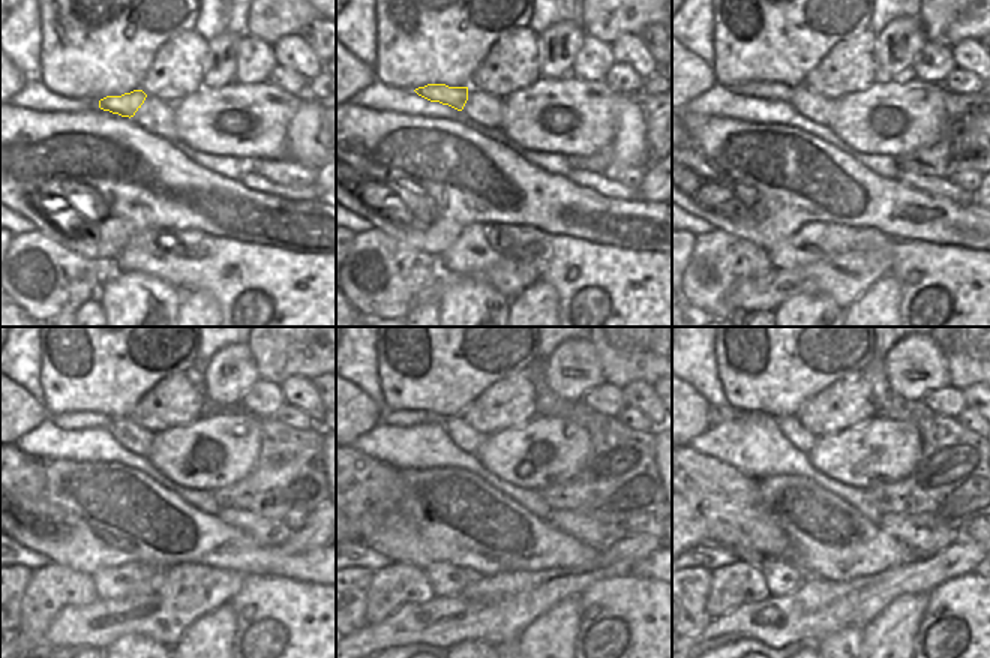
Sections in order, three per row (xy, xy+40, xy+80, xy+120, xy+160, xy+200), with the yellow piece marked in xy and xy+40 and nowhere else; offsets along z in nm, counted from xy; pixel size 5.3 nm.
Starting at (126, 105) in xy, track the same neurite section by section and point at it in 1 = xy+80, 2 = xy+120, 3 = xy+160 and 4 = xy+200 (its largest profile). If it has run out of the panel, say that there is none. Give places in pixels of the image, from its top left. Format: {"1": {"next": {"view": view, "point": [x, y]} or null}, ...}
{"1": {"next": {"view": "xy+80", "point": [774, 90]}}, "2": {"next": {"view": "xy+120", "point": [81, 418]}}, "3": {"next": {"view": "xy+160", "point": [404, 418]}}, "4": {"next": {"view": "xy+200", "point": [714, 418]}}}

